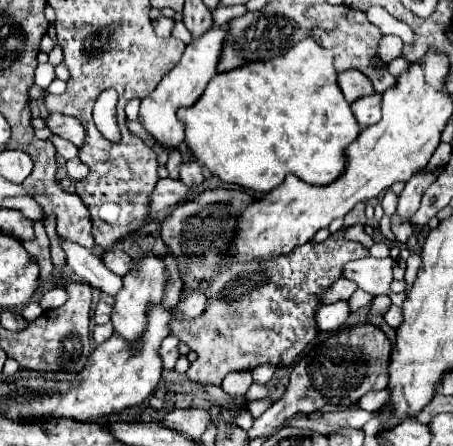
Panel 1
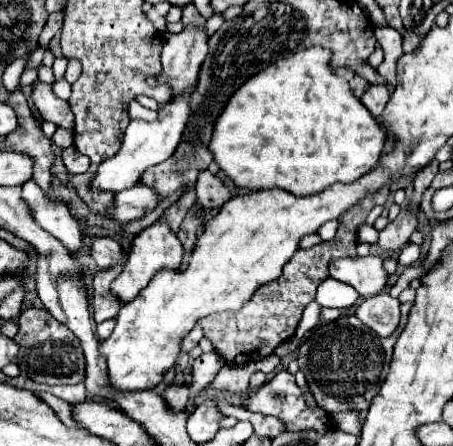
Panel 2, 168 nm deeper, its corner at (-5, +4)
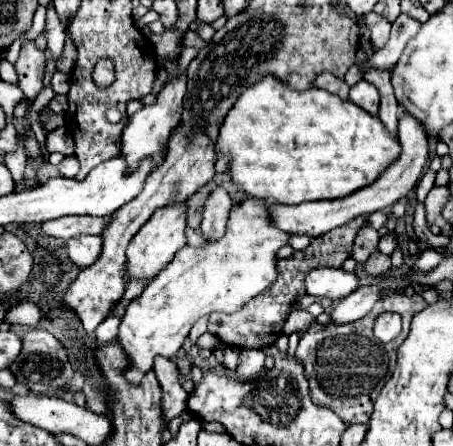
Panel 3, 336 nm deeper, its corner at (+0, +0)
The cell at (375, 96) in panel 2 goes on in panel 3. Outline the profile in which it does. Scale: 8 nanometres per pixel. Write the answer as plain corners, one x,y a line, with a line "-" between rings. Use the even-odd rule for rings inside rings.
361,79
359,83
355,83
349,91
349,101
353,101
355,105
359,105
361,109
365,109
369,115
377,115
379,111
379,91
373,83

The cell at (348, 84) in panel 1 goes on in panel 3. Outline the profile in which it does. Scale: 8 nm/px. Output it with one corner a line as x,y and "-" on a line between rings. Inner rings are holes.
321,73
321,75
315,79
315,87
323,87
323,89
327,89
329,93
339,95
341,99
347,99
347,95
349,95
349,85
347,85
343,79
339,79
339,77
335,77
335,75
329,75
329,73

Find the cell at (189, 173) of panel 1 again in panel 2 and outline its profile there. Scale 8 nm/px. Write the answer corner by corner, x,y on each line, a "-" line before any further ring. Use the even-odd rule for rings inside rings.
200,171
198,183
196,183
196,195
198,195
198,203
206,211
216,209
216,207
220,209
232,197
228,187
210,171

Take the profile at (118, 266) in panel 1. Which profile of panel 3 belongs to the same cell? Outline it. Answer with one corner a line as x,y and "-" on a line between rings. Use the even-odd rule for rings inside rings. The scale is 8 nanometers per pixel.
79,235
79,237
73,237
73,239
67,241
69,259
79,269
85,269
85,267
93,265
95,259
101,255
101,247
103,247
103,239
93,237
93,235

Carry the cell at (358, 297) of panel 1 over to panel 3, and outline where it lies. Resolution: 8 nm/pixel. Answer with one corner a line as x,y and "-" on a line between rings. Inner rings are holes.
294,309
289,314
283,327
283,333
289,336
293,332
301,332
314,323
314,317
306,310

